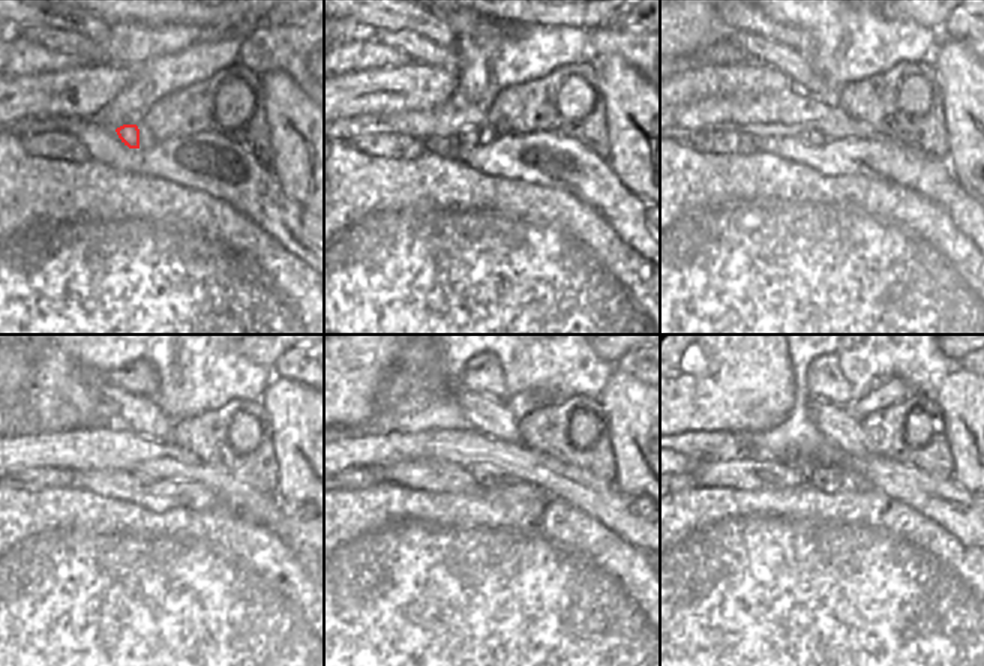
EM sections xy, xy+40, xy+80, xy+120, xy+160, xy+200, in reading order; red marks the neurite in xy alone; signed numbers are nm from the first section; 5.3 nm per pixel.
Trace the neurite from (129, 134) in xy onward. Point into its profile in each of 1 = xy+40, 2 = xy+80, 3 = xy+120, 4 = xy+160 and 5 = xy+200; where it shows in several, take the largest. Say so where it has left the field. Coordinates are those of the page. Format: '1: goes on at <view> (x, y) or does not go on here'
1: goes on at xy+40 (473, 135)
2: goes on at xy+80 (809, 137)
3: goes on at xy+120 (144, 479)
4: goes on at xy+160 (485, 476)
5: goes on at xy+200 (830, 479)

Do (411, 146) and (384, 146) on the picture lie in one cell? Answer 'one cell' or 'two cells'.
one cell

